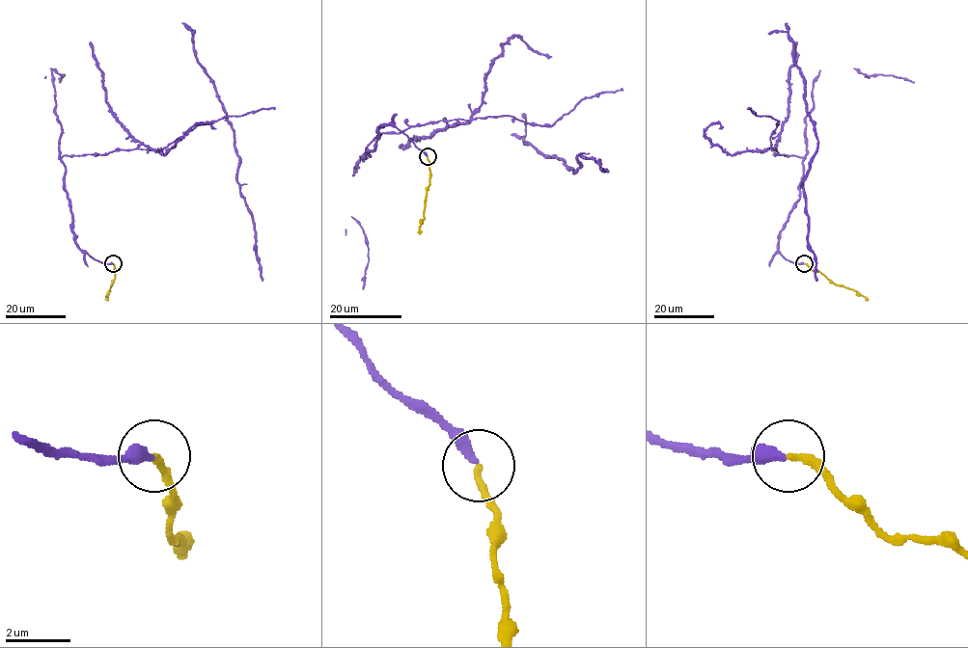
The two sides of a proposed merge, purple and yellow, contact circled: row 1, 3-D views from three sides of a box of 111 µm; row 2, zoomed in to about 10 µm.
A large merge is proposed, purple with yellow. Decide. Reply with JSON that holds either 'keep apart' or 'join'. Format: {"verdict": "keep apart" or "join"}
{"verdict": "join"}

